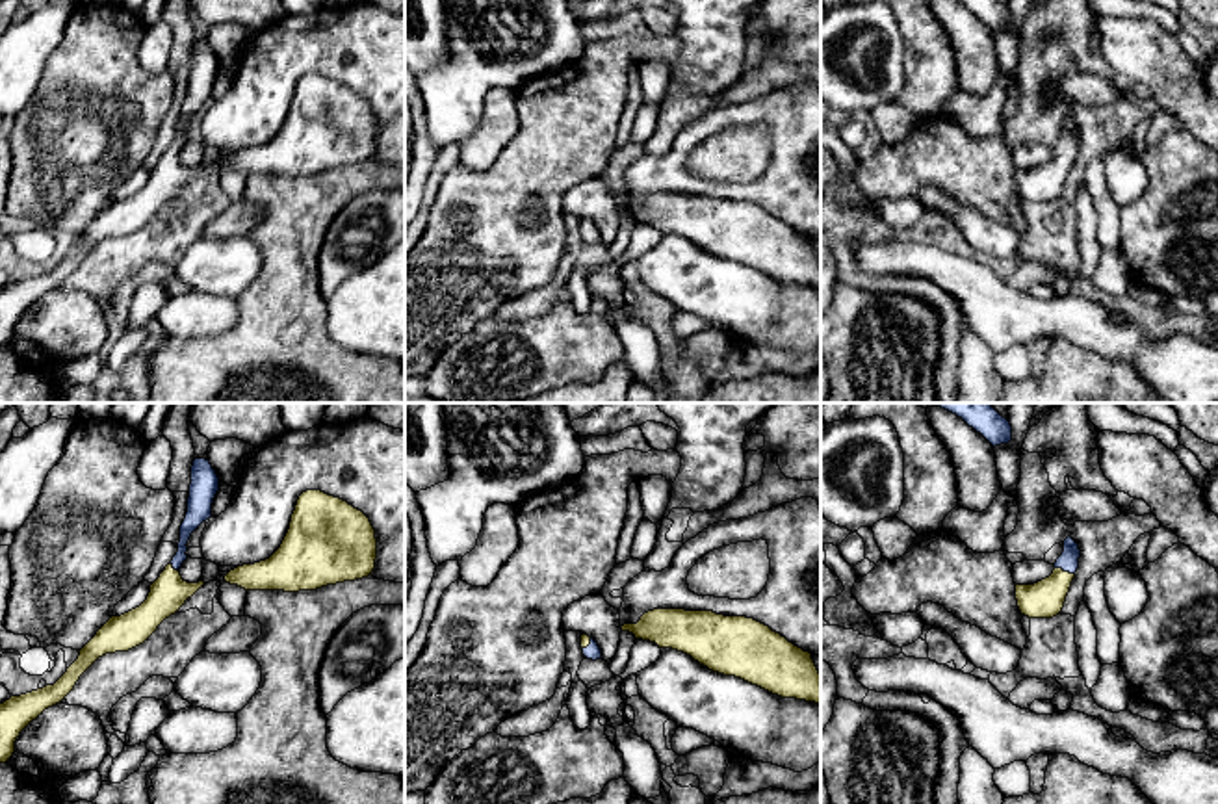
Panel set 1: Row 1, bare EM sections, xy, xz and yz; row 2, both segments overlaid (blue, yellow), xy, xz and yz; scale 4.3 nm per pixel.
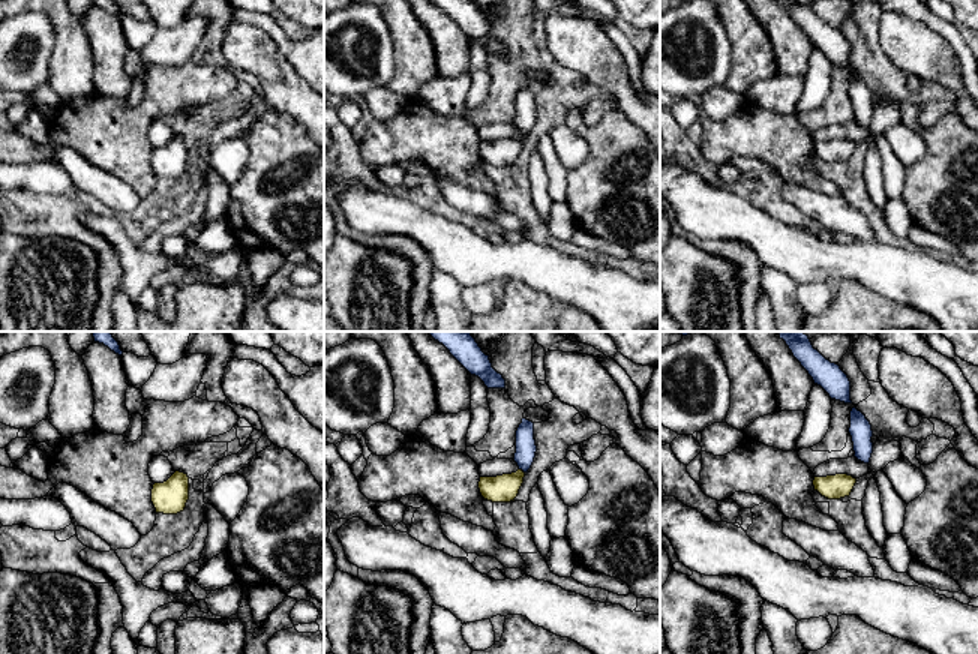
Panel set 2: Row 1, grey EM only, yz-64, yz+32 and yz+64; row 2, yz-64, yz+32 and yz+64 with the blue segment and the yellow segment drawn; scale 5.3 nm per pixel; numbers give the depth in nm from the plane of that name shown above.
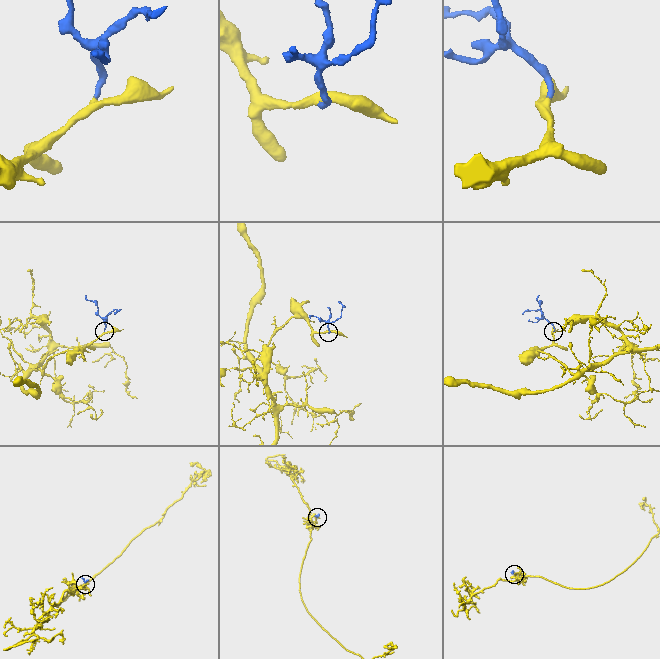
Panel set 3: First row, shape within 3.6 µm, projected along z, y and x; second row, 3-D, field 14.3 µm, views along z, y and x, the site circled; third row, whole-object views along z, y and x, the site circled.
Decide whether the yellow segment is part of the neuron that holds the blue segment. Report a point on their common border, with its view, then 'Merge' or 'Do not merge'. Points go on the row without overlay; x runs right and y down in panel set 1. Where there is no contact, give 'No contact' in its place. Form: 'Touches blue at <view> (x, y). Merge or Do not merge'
Touches blue at yz (1064, 155). Merge

